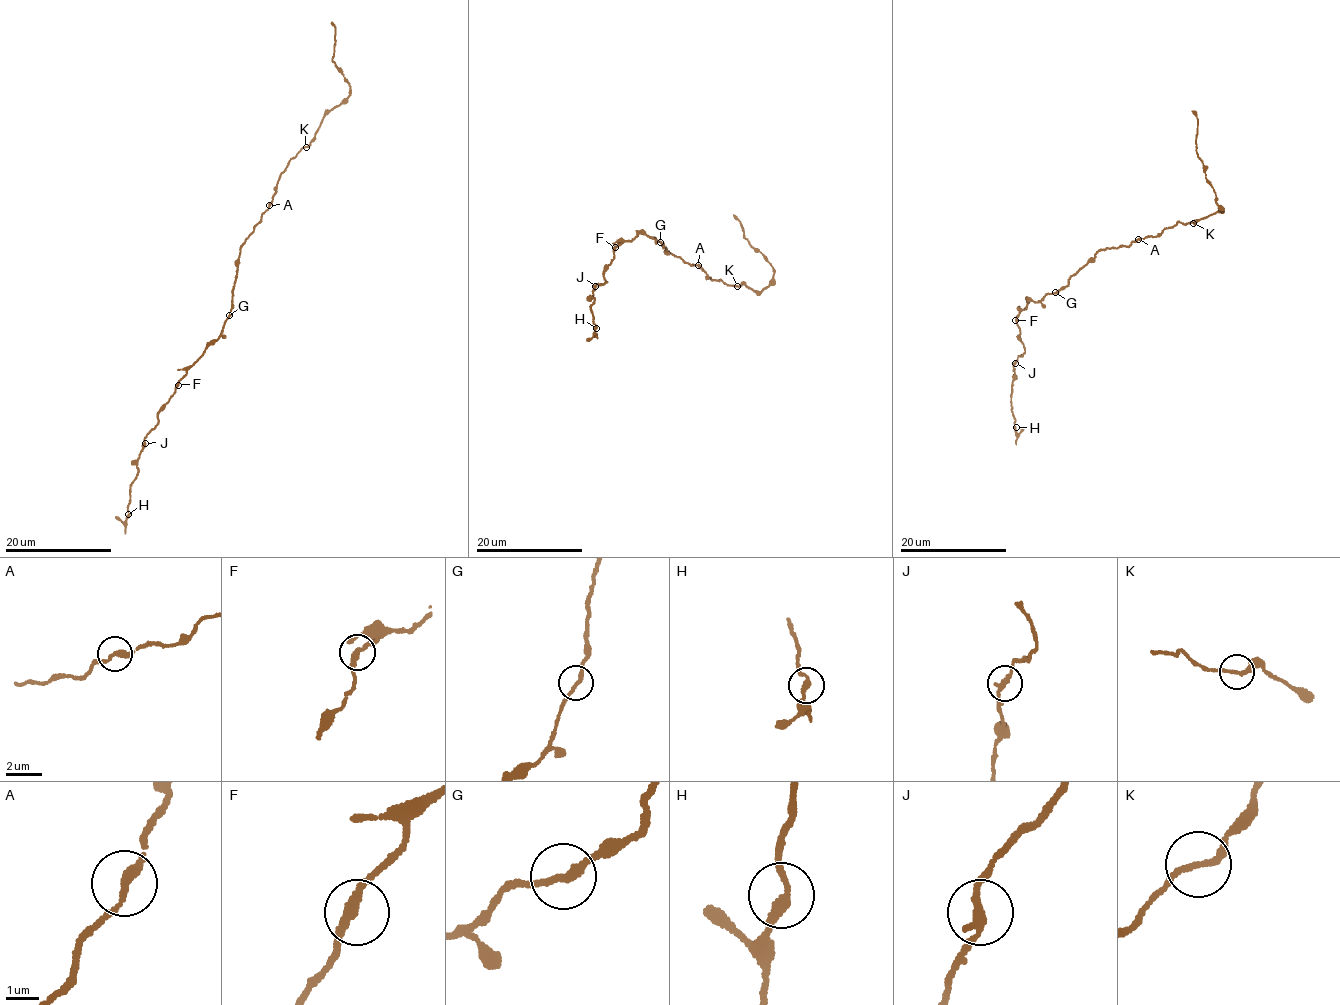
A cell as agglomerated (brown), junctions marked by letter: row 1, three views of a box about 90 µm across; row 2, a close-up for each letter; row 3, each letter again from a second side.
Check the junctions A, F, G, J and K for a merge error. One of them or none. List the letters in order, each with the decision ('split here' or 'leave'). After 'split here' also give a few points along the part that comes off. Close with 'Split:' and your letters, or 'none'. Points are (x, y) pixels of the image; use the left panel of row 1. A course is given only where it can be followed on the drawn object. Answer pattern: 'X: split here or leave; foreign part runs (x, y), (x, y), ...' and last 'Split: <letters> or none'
A: leave
F: leave
G: leave
J: leave
K: leave
Split: none

